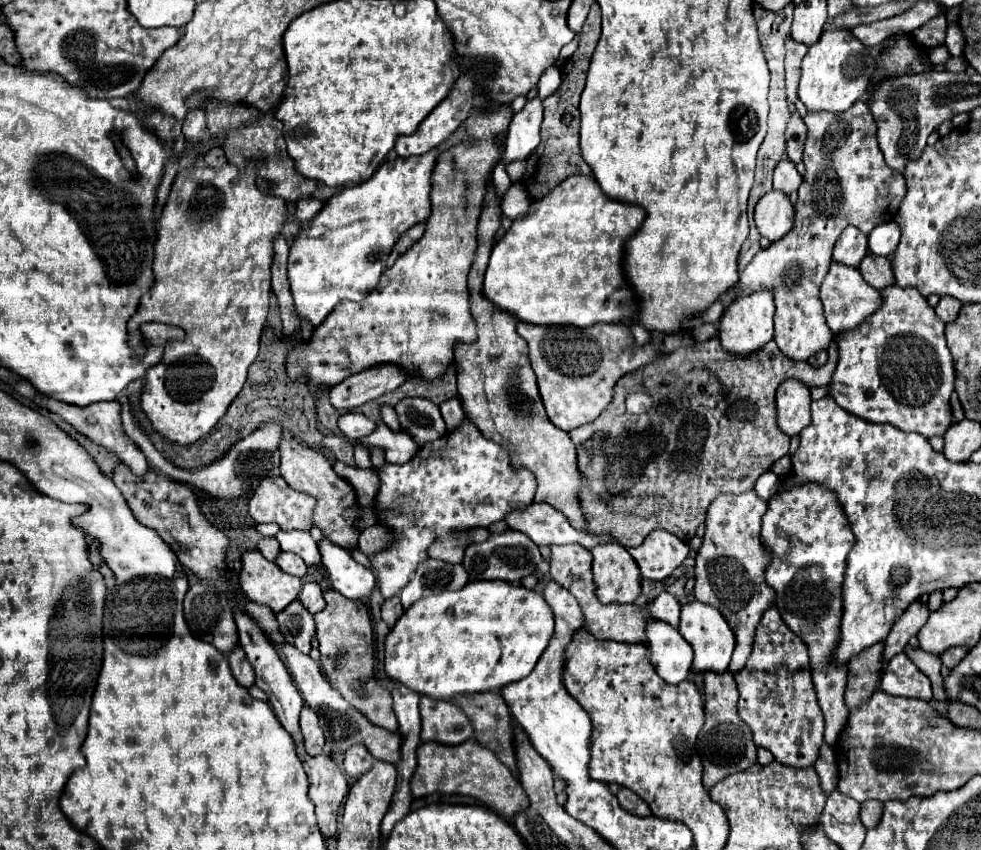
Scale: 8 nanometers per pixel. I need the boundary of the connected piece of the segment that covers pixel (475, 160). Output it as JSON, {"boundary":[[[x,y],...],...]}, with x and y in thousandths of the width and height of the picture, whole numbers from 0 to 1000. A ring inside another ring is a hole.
{"boundary":[[[518,124],[508,128],[487,128],[475,140],[475,159],[467,173],[449,180],[440,206],[440,253],[434,274],[418,291],[402,314],[393,316],[383,340],[367,356],[349,354],[336,373],[322,385],[312,401],[300,404],[292,420],[296,446],[312,444],[318,453],[345,453],[355,444],[387,429],[412,429],[418,439],[442,446],[463,425],[463,406],[485,399],[485,380],[479,368],[477,319],[485,300],[485,262],[493,232],[495,213],[504,194],[512,187],[506,159],[518,154],[522,131]]]}

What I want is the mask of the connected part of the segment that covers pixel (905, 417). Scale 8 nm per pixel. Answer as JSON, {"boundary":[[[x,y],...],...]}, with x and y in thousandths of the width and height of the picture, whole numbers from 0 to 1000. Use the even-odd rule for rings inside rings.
{"boundary":[[[907,335],[899,342],[899,352],[899,361],[889,368],[881,380],[877,380],[869,389],[852,394],[856,420],[844,462],[858,481],[887,498],[907,498],[919,507],[938,509],[944,516],[960,514],[970,498],[966,472],[972,460],[975,444],[970,415],[962,399],[964,382],[946,359],[944,349],[940,349],[934,340],[915,340],[913,335]]]}

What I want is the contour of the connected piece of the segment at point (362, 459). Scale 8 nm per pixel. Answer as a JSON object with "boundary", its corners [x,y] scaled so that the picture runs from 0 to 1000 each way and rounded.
{"boundary":[[[369,524],[361,526],[361,540],[363,540],[363,549],[367,549],[367,552],[379,549],[377,547],[377,531],[373,526],[369,526]]]}

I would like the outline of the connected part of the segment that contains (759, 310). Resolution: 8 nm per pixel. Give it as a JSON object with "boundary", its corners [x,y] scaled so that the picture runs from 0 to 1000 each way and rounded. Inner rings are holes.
{"boundary":[[[773,342],[762,349],[752,349],[744,361],[740,361],[734,375],[732,399],[736,411],[750,420],[765,420],[773,415],[781,406],[781,401],[785,401],[789,394],[787,373],[789,373],[789,356],[785,342]]]}

